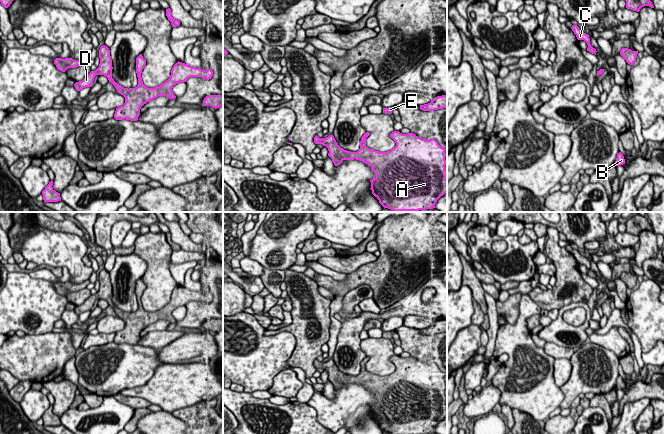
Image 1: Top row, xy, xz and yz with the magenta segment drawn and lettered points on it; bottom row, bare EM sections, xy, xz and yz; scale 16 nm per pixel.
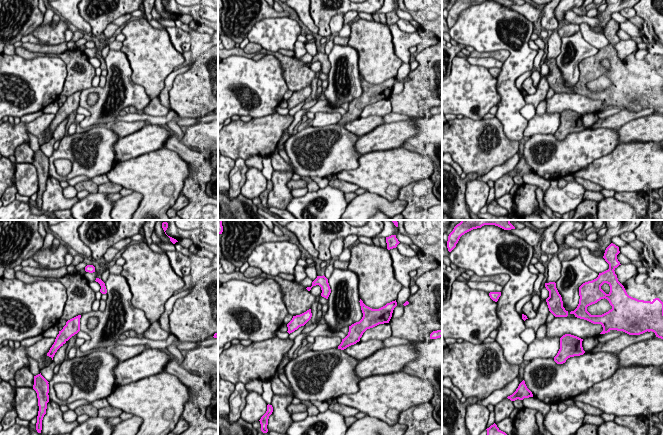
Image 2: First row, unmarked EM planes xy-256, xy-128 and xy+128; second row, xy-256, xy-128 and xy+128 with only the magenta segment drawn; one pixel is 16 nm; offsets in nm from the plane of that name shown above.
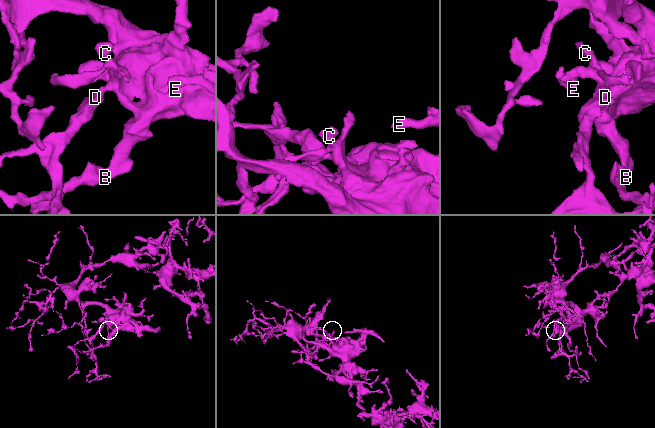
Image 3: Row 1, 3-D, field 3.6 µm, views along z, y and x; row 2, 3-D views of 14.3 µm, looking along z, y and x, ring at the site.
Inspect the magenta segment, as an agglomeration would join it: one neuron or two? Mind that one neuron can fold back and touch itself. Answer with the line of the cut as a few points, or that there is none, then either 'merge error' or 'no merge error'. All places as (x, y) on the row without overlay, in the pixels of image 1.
no cut | no merge error

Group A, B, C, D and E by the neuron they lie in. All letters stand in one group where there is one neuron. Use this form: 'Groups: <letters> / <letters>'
Groups: A B C D E

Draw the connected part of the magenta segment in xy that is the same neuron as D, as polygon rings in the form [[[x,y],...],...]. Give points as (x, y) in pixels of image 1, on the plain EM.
[[[103,269],[99,273],[100,288],[95,295],[91,295],[82,305],[76,306],[74,311],[80,315],[86,311],[92,311],[92,307],[96,299],[104,299],[108,302],[116,312],[117,316],[125,321],[123,330],[116,332],[114,342],[116,344],[137,345],[140,339],[141,331],[147,326],[157,322],[158,320],[166,320],[170,324],[175,323],[172,312],[179,306],[186,306],[190,301],[201,301],[209,304],[213,300],[212,293],[202,294],[189,290],[182,286],[177,286],[171,294],[170,302],[159,310],[148,312],[143,308],[141,297],[146,289],[146,284],[140,278],[136,282],[136,297],[138,301],[138,309],[135,312],[124,312],[114,305],[112,302],[112,283],[110,274]]]

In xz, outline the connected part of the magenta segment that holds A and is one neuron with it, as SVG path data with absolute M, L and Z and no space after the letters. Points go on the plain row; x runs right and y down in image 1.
M394 355L390 361L396 370L387 376L379 376L366 370L366 356L360 365L360 373L350 376L341 372L333 359L326 362L314 361L315 368L322 368L328 372L328 380L335 390L343 384L360 384L368 388L376 401L371 406L372 418L379 427L391 434L426 434L435 432L437 424L447 416L447 395L445 394L445 372L441 371L435 363L425 364L413 357L402 358Z

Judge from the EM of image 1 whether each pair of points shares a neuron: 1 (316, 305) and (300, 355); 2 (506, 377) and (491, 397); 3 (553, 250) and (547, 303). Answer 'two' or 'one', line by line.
1: one
2: two
3: one

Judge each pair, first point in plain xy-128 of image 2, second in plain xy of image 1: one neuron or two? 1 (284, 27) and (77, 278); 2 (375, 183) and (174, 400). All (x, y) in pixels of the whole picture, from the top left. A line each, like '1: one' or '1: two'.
1: one
2: one

